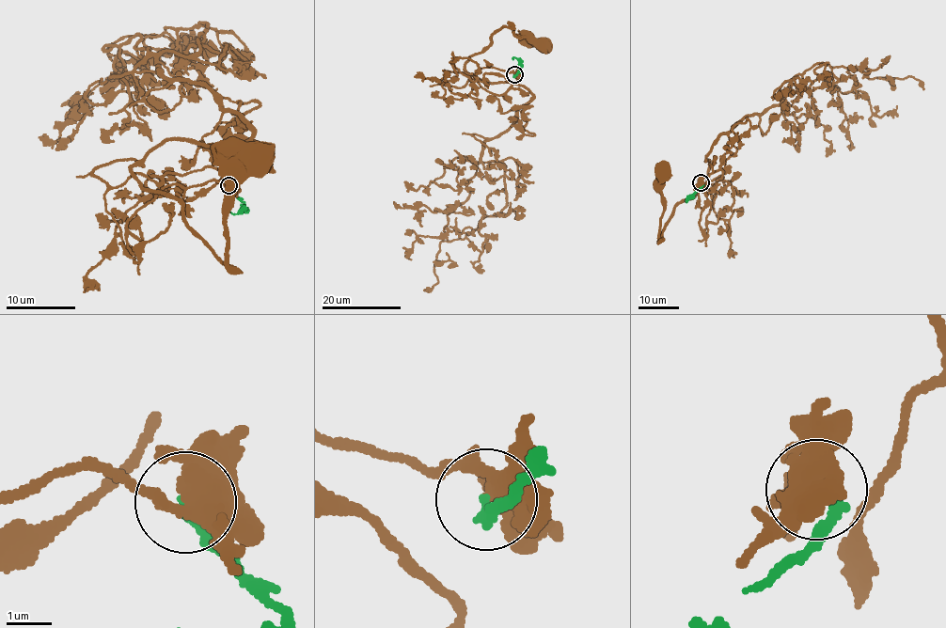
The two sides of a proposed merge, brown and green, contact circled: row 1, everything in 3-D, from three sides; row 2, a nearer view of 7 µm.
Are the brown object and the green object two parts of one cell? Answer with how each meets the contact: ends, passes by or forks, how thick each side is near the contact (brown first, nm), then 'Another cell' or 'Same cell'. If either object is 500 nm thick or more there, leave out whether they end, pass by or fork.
At the ring brown forks. At the ring green ends. Thickness 480 nm (brown) against 200 nm. Another cell

